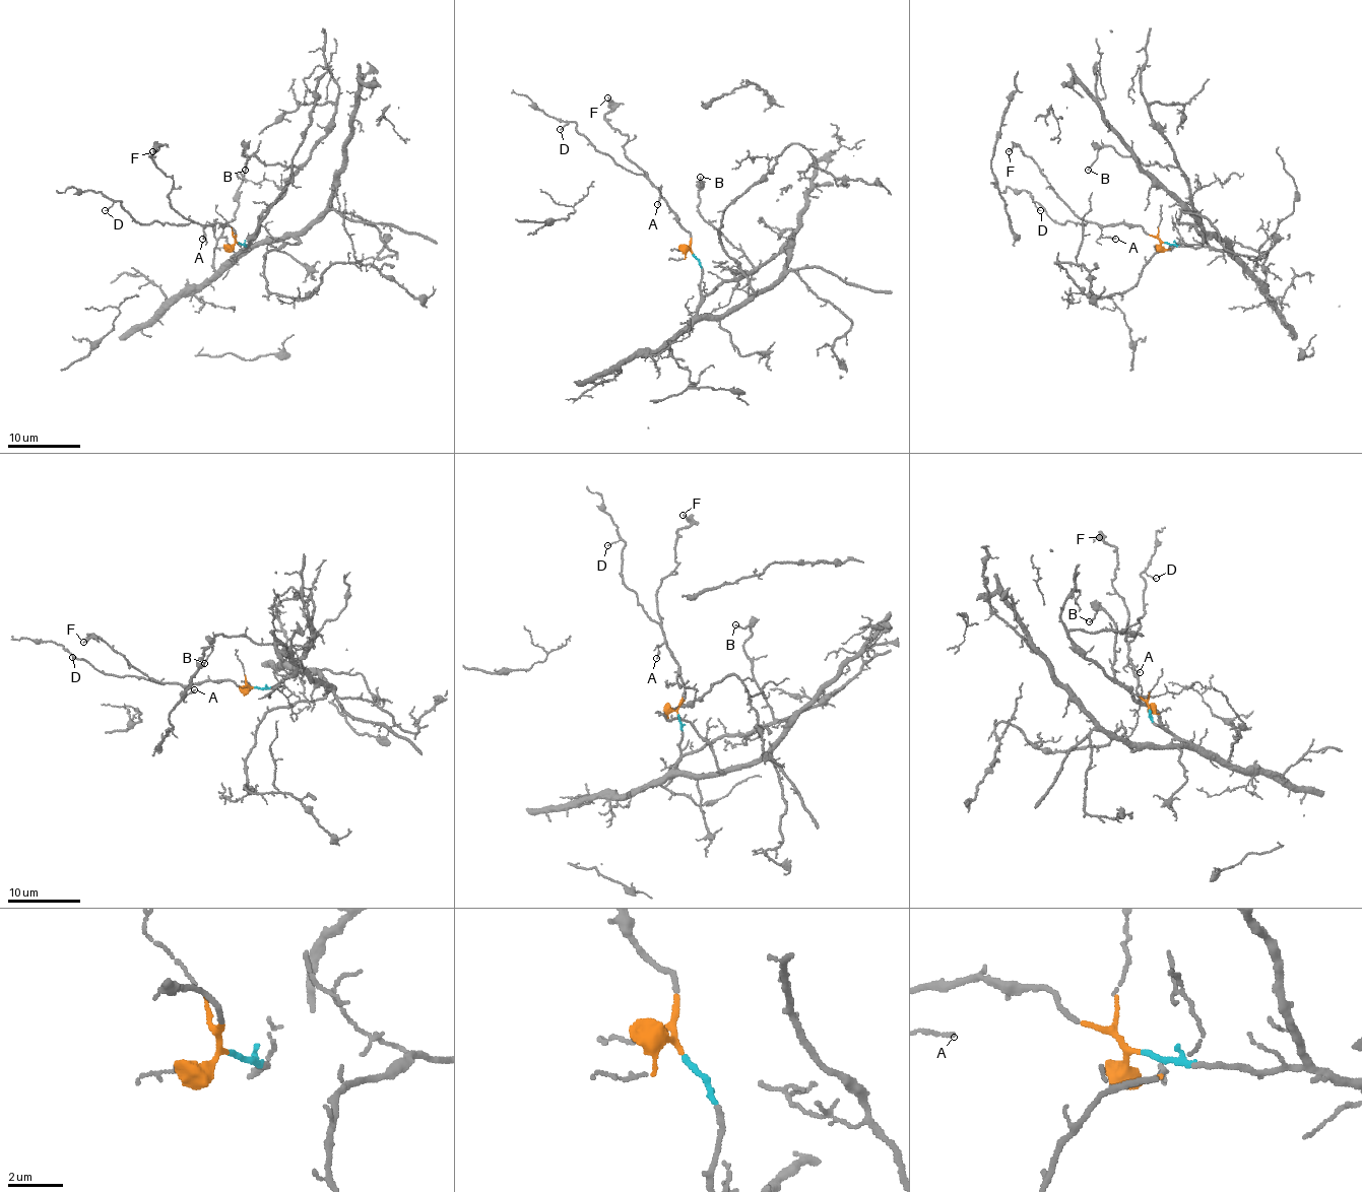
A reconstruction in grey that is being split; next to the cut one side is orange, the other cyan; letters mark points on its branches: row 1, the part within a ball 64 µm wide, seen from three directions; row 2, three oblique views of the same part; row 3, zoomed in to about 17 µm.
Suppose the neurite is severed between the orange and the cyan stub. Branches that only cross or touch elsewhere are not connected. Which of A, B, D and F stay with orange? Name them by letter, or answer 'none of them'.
A, D, F

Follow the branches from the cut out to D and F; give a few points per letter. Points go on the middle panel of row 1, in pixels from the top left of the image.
D: (692, 253), (690, 233), (643, 175), (625, 170), (595, 147), (578, 131), (574, 123), (560, 130)
F: (692, 253), (690, 233), (657, 188), (625, 155), (623, 146), (628, 137), (604, 119), (613, 106), (608, 97)

